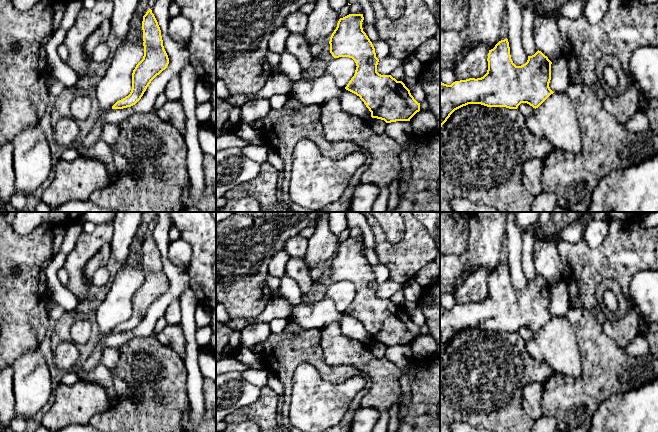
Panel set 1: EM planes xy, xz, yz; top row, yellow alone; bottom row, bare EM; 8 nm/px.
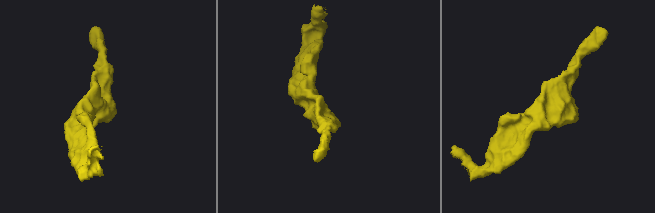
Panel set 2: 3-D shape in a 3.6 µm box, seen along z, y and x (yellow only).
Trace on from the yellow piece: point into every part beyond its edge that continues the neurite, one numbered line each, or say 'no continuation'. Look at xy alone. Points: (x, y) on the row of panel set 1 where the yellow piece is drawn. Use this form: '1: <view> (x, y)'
no continuation

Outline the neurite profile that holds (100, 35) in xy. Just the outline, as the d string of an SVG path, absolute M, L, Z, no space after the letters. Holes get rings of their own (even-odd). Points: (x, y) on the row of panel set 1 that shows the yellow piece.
M107 19L103 21L86 39L83 49L91 62L91 54L94 48L100 43L106 43L111 32L111 22L109 19Z

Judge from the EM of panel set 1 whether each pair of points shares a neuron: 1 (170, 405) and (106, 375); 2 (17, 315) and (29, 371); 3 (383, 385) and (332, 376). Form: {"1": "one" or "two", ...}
{"1": "two", "2": "two", "3": "two"}

